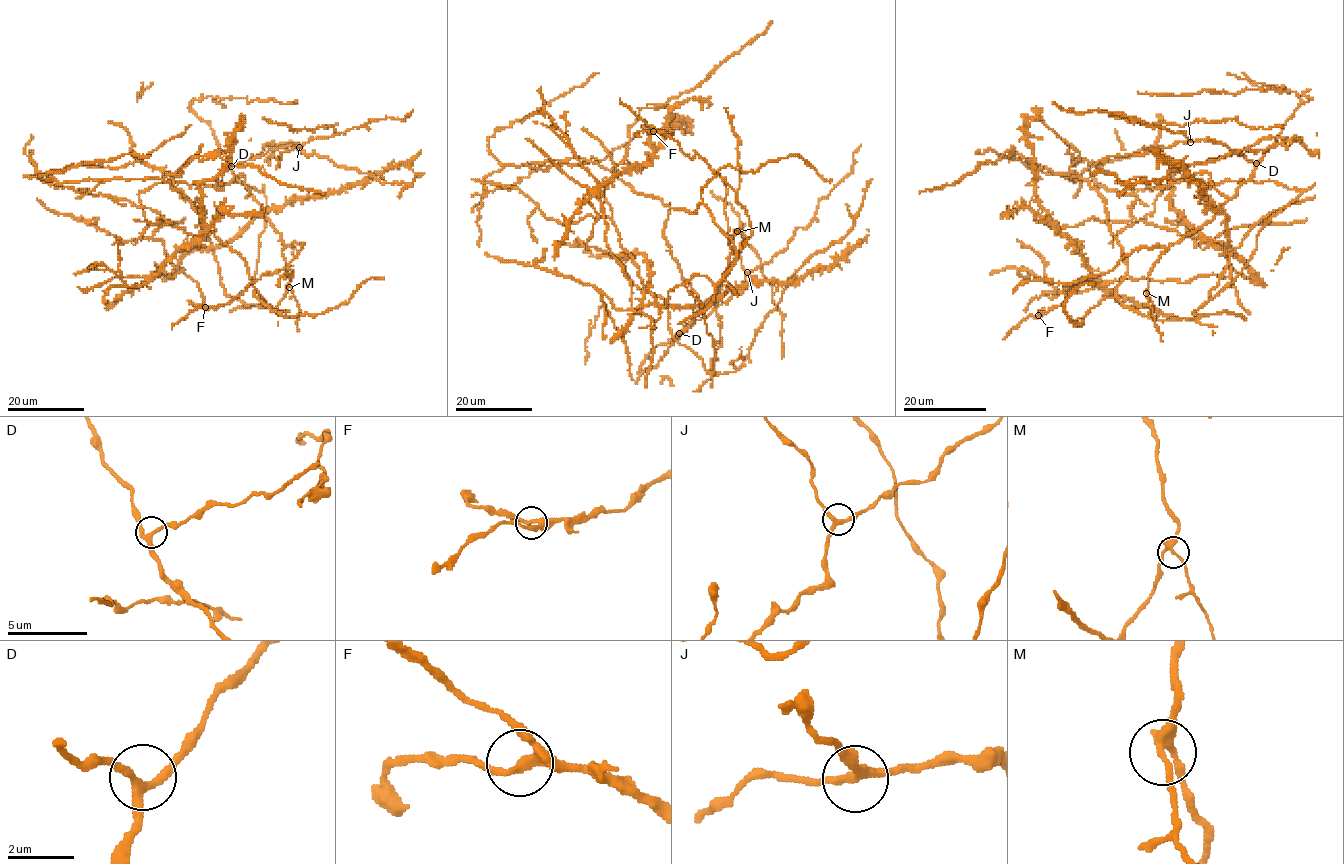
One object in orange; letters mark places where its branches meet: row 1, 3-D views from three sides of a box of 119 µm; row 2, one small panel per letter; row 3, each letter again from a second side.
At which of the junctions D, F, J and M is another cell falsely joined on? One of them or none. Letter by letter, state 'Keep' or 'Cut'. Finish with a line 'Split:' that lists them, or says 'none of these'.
D: Keep
F: Keep
J: Keep
M: Cut
Split: M

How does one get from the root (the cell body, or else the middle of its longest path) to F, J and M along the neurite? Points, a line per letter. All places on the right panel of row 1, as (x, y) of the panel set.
F: (1199, 307), (1196, 319), (1150, 315), (1149, 273), (1168, 249), (1157, 245), (1080, 278), (1038, 315)
J: (1199, 307), (1208, 300), (1230, 260), (1227, 215), (1221, 206), (1254, 174), (1255, 164), (1221, 143), (1190, 142)
M: (1199, 307), (1193, 312), (1204, 314), (1196, 319), (1154, 320), (1150, 315), (1152, 302), (1147, 293)

